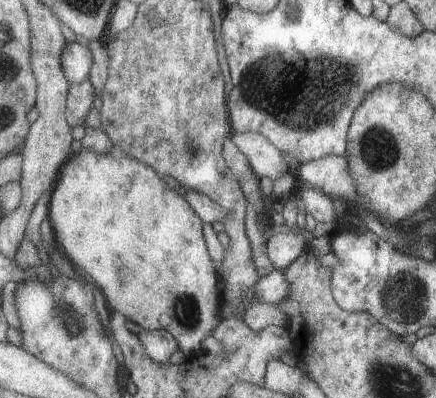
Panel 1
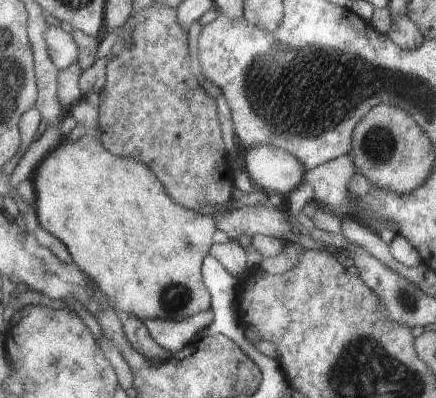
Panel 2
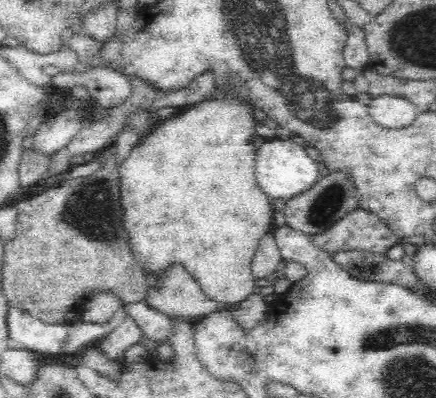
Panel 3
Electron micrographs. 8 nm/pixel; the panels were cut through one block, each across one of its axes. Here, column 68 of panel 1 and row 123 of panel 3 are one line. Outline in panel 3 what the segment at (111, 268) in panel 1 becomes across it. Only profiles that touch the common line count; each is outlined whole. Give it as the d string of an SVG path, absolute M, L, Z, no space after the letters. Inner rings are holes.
M214 94L202 104L180 110L170 120L160 122L160 126L132 150L128 160L118 166L120 226L128 242L128 254L140 268L146 284L156 292L164 292L168 272L182 268L200 288L204 300L216 306L212 314L232 316L228 320L236 320L240 304L254 294L252 258L260 236L268 234L274 224L274 208L254 172L256 148L250 146L250 140L258 122L254 122L254 116L238 100L244 98L238 94Z

